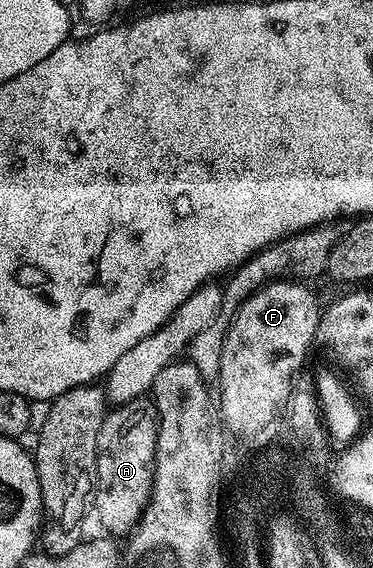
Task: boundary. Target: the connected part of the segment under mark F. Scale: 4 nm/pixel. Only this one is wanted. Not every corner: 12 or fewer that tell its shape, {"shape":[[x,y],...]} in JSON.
{"shape":[[269,283],[225,332],[219,414],[272,424],[323,310]]}

